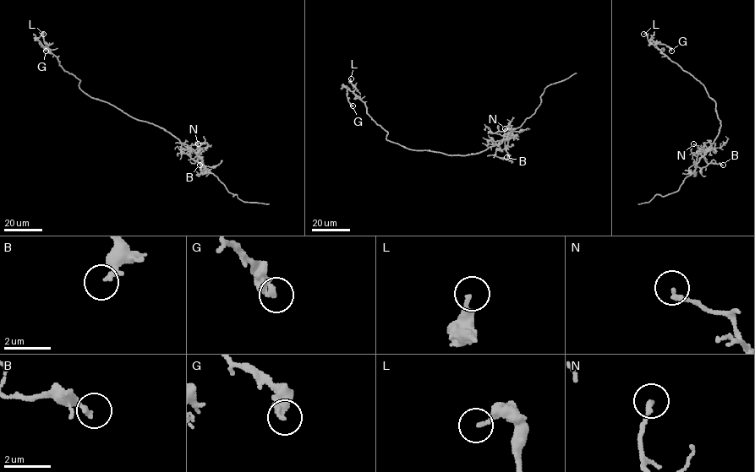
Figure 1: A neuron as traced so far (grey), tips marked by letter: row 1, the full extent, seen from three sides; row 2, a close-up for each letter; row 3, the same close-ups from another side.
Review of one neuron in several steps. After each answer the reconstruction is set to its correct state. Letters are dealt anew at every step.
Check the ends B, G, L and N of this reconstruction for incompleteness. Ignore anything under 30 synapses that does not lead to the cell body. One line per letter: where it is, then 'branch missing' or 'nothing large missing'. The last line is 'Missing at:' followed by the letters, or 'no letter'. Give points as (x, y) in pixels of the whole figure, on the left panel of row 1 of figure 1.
B: place (199, 165); nothing large missing
G: place (46, 51); nothing large missing
L: place (43, 34); nothing large missing
N: place (198, 143); nothing large missing
Missing at: no letter

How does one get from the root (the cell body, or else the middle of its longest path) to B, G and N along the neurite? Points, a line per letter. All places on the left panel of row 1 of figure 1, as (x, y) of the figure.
B: (150, 123), (170, 132), (195, 152), (205, 167), (199, 165)
G: (150, 123), (85, 94), (79, 86), (80, 80), (65, 71), (58, 58), (40, 42), (46, 51)
N: (150, 123), (162, 127), (186, 144), (201, 158), (202, 164), (187, 154), (195, 149), (198, 143)

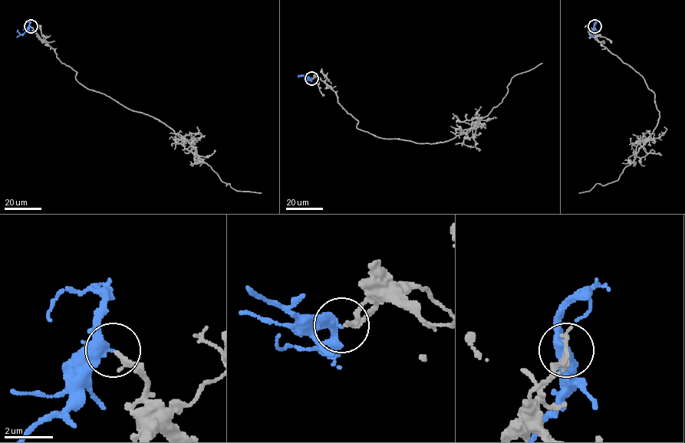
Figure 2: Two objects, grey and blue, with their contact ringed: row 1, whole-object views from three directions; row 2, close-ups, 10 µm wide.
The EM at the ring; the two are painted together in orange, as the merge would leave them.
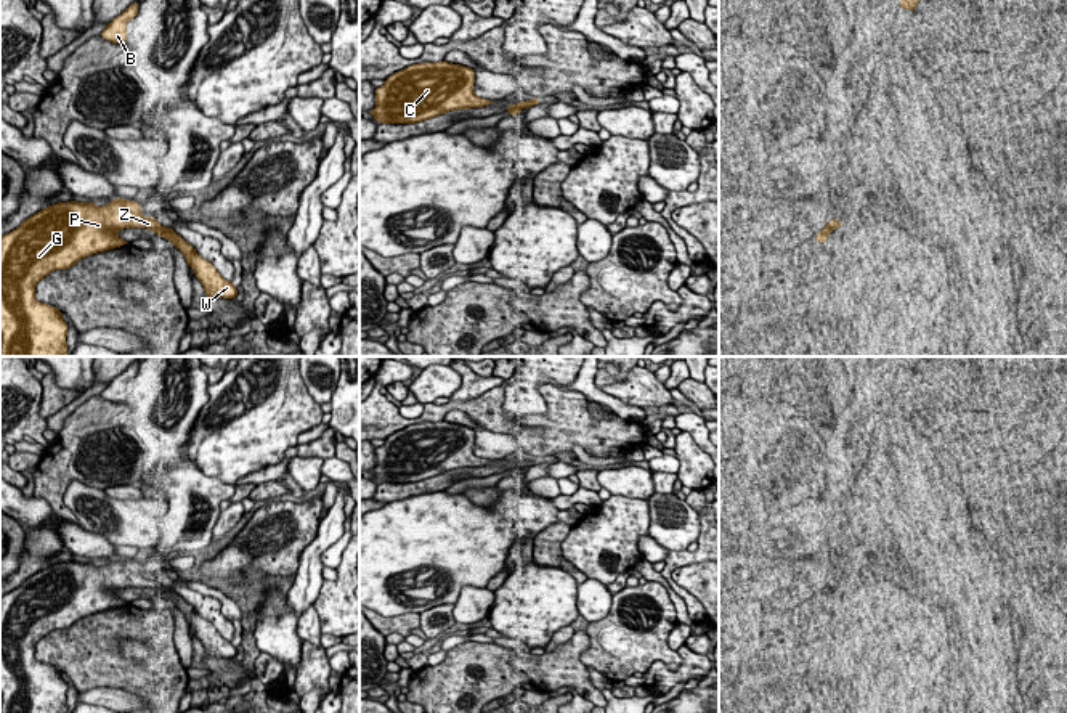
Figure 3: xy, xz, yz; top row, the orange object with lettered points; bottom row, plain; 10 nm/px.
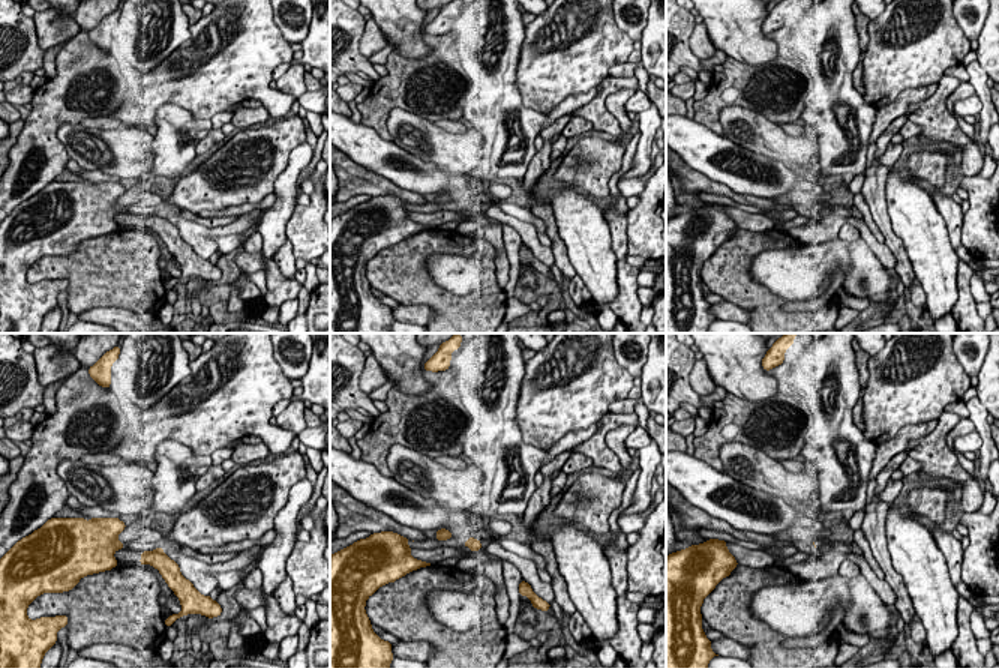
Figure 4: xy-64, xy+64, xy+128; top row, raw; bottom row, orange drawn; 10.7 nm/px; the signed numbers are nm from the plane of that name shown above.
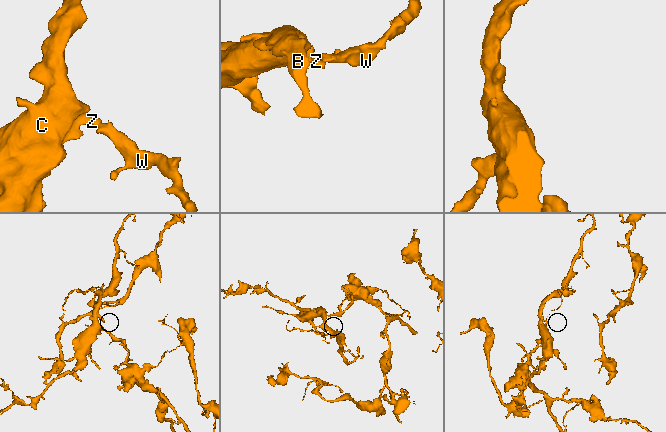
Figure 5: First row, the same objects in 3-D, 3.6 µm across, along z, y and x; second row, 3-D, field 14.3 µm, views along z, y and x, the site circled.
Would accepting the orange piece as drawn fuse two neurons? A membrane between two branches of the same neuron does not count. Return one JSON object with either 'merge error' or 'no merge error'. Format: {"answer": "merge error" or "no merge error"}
{"answer": "merge error"}

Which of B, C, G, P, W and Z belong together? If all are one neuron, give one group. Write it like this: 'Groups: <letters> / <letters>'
Groups: B C G P Z / W

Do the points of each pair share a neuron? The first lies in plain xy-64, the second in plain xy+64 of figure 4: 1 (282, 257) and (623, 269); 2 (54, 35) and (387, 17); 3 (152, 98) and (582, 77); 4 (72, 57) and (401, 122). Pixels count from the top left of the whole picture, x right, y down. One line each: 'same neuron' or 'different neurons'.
1: different neurons
2: different neurons
3: same neuron
4: different neurons

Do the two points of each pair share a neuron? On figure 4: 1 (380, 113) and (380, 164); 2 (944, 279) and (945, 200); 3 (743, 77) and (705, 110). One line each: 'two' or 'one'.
1: two
2: two
3: one

